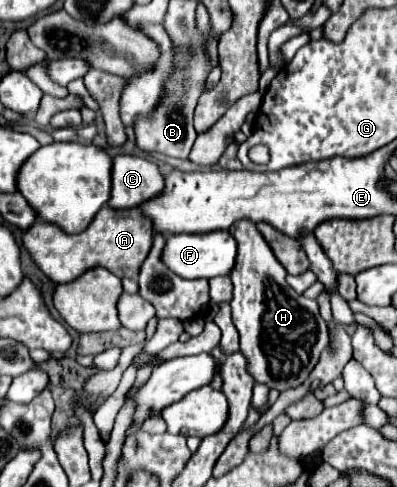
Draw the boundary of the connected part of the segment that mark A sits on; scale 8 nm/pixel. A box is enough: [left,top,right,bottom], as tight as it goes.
[21,206,151,284]

